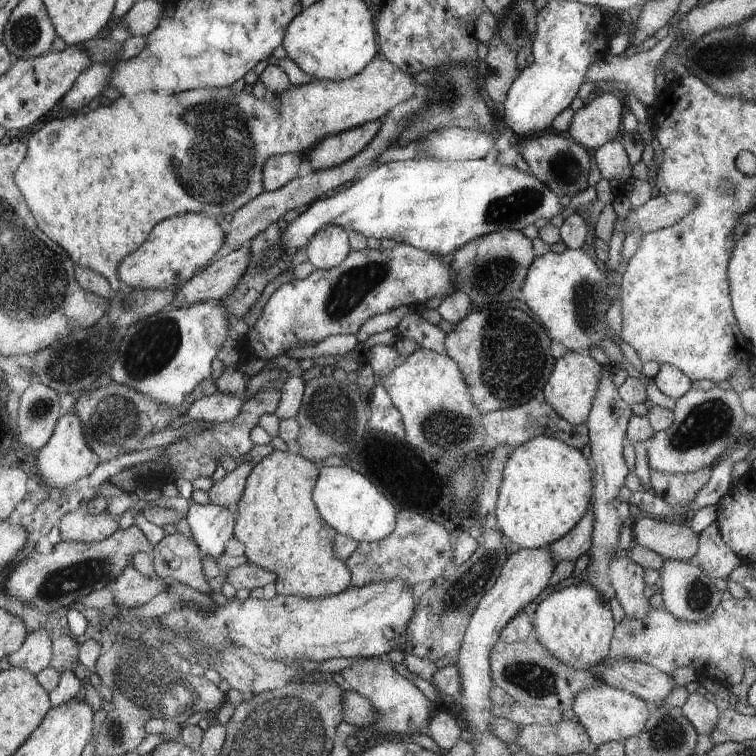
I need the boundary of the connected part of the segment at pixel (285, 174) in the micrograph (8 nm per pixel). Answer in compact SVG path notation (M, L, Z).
M286 153L268 158L263 168L265 191L275 191L287 185L298 174L302 158L298 153Z

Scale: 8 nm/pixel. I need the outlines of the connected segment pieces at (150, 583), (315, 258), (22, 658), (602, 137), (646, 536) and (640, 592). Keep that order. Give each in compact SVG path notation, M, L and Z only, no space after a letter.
M132 566L127 567L114 582L106 584L104 589L114 592L114 604L136 609L152 600L160 592L166 591L167 583L158 575L154 578L144 576Z
M327 226L307 246L307 255L310 264L315 269L332 269L347 260L350 254L348 234L340 226Z
M46 629L28 632L23 645L15 653L7 656L12 667L31 671L35 675L50 667L52 637L52 632Z
M602 93L574 113L566 131L588 150L598 150L606 142L614 140L620 132L622 102L614 94Z
M654 517L637 519L632 530L632 538L635 544L656 552L664 560L674 559L691 562L699 546L699 534L690 529L689 523L674 524L669 519L661 521L654 519Z
M618 554L610 560L608 576L614 586L615 597L623 608L626 617L640 620L650 612L650 601L644 595L646 569L636 564L629 555Z

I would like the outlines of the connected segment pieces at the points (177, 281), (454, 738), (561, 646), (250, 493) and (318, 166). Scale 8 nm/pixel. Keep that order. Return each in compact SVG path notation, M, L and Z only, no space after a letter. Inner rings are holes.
M186 213L160 221L148 240L119 266L121 282L132 288L168 290L186 285L196 273L210 265L210 258L222 248L224 232L211 215Z
M439 706L431 720L421 730L440 746L442 752L447 752L452 746L458 744L462 728L458 720L450 714L448 706Z
M582 582L556 590L540 602L531 621L535 630L534 639L574 670L590 670L592 666L604 662L610 654L615 634L614 618L606 596L591 583Z
M274 449L252 468L246 479L244 494L237 502L238 518L235 520L233 536L244 543L245 556L250 563L276 574L278 595L321 599L340 594L352 585L351 569L335 553L338 531L324 522L315 506L314 490L319 480L319 467L303 455Z
M381 120L367 122L366 125L346 132L323 138L317 147L307 152L308 162L313 170L328 170L348 162L358 153L362 153L371 140L378 136L382 128Z

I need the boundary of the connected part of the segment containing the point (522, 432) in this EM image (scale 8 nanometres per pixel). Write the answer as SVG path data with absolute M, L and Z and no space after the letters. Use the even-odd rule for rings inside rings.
M536 398L525 402L523 405L511 409L488 412L488 414L483 414L483 416L484 430L488 430L488 436L493 441L493 444L516 448L530 441L531 438L542 435L559 438L562 442L567 443L568 446L575 446L582 451L582 448L590 444L591 440L590 428L586 426L586 423L572 425L555 410L555 407L550 406L546 401L540 402Z

